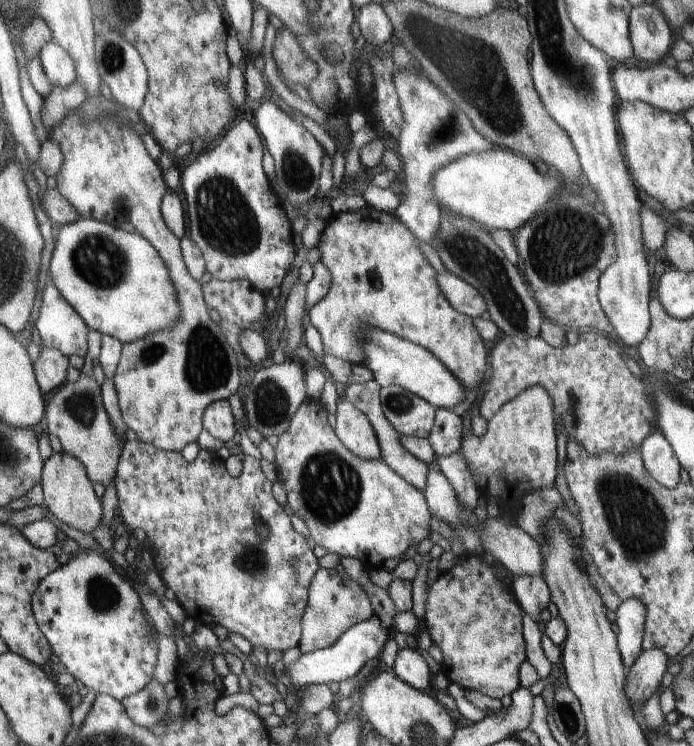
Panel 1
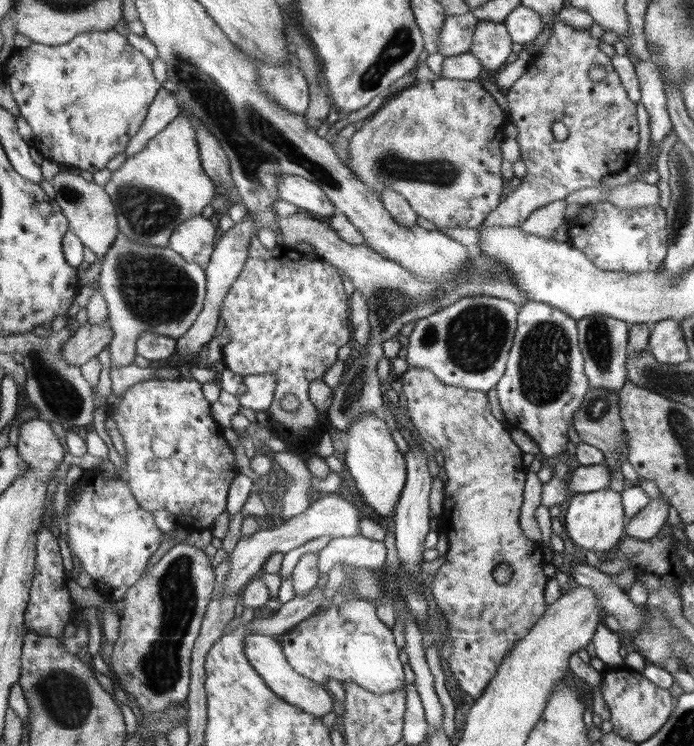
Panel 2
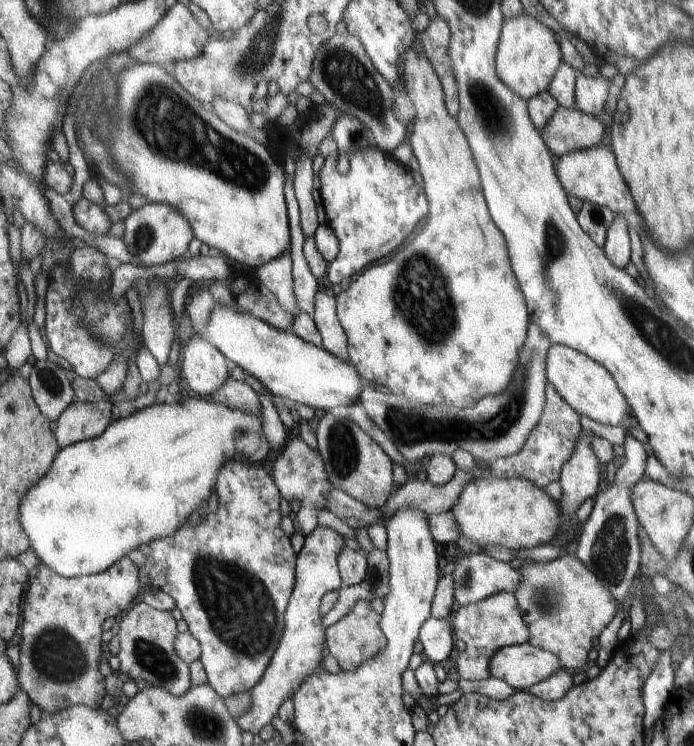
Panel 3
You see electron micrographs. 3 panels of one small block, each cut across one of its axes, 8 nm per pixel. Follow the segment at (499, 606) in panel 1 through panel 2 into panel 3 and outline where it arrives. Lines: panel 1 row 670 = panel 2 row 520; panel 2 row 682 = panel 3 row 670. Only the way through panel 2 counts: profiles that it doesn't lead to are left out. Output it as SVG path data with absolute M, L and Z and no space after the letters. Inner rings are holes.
M500 591L484 601L466 606L456 606L456 614L450 620L453 634L466 643L466 650L458 654L456 666L462 679L477 681L491 676L489 662L492 655L504 647L528 643L529 630L519 611L515 593Z

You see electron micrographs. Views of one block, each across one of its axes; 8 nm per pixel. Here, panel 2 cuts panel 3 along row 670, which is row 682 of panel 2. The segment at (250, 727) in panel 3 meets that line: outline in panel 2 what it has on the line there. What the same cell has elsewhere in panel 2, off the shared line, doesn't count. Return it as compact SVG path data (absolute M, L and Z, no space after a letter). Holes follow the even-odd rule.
M249 634L245 636L244 639L243 653L252 665L252 668L264 679L268 688L284 702L297 706L312 716L323 717L332 711L332 705L334 704L332 695L323 686L298 674L292 666L288 664L282 650L282 645L279 643L279 637Z

